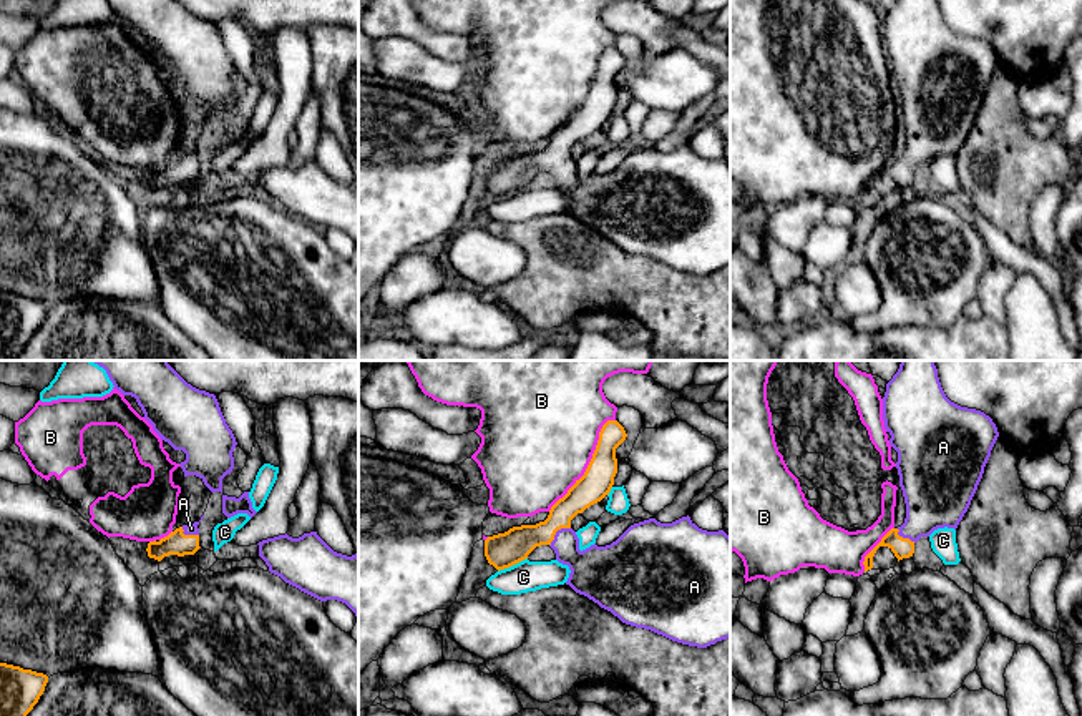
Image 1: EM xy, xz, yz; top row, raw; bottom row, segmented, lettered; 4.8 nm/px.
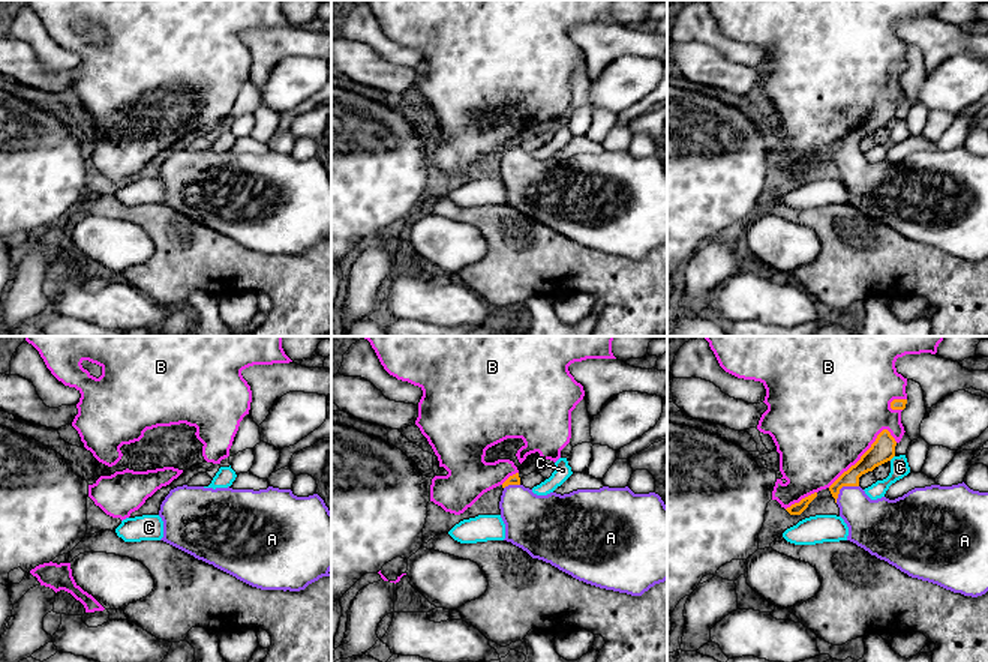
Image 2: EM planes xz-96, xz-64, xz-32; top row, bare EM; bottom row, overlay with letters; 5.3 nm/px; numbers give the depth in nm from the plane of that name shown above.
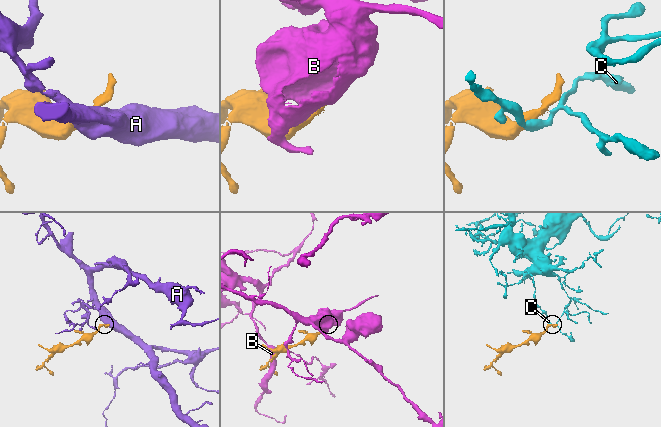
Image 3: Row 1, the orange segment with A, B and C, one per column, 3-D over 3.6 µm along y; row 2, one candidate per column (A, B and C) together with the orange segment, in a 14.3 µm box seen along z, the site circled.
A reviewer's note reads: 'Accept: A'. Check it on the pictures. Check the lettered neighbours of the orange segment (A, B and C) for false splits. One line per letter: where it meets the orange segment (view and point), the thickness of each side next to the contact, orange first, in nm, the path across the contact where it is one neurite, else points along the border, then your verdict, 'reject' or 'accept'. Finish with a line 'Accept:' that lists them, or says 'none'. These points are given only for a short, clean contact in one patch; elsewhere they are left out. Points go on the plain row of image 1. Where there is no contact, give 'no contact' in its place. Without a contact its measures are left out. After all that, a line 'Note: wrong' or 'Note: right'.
A: xz (556, 158) | 160/200 nm | across xz (511, 175), (526, 165), (556, 158), (565, 171), (591, 196) | accept
B: xz (589, 90) | 150/500 nm | reject
C: xz (511, 193) | 170/150 nm | reject
Accept: A
Note: right

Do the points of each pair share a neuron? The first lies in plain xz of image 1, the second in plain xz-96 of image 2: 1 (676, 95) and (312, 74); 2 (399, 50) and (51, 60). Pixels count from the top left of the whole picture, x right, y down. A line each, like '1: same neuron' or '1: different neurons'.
1: same neuron
2: different neurons

